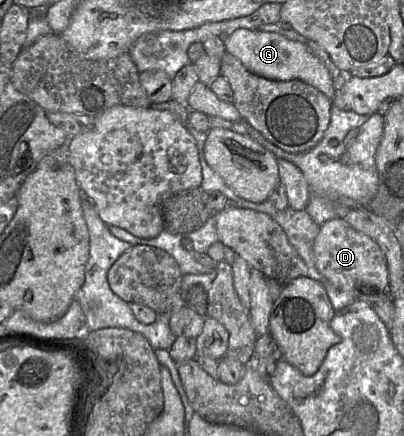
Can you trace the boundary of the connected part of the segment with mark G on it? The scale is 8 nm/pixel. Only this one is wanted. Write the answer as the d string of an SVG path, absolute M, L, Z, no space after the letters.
M237 29L223 40L226 52L235 56L255 75L274 81L300 80L333 100L335 87L329 70L304 44L278 33L249 29Z

